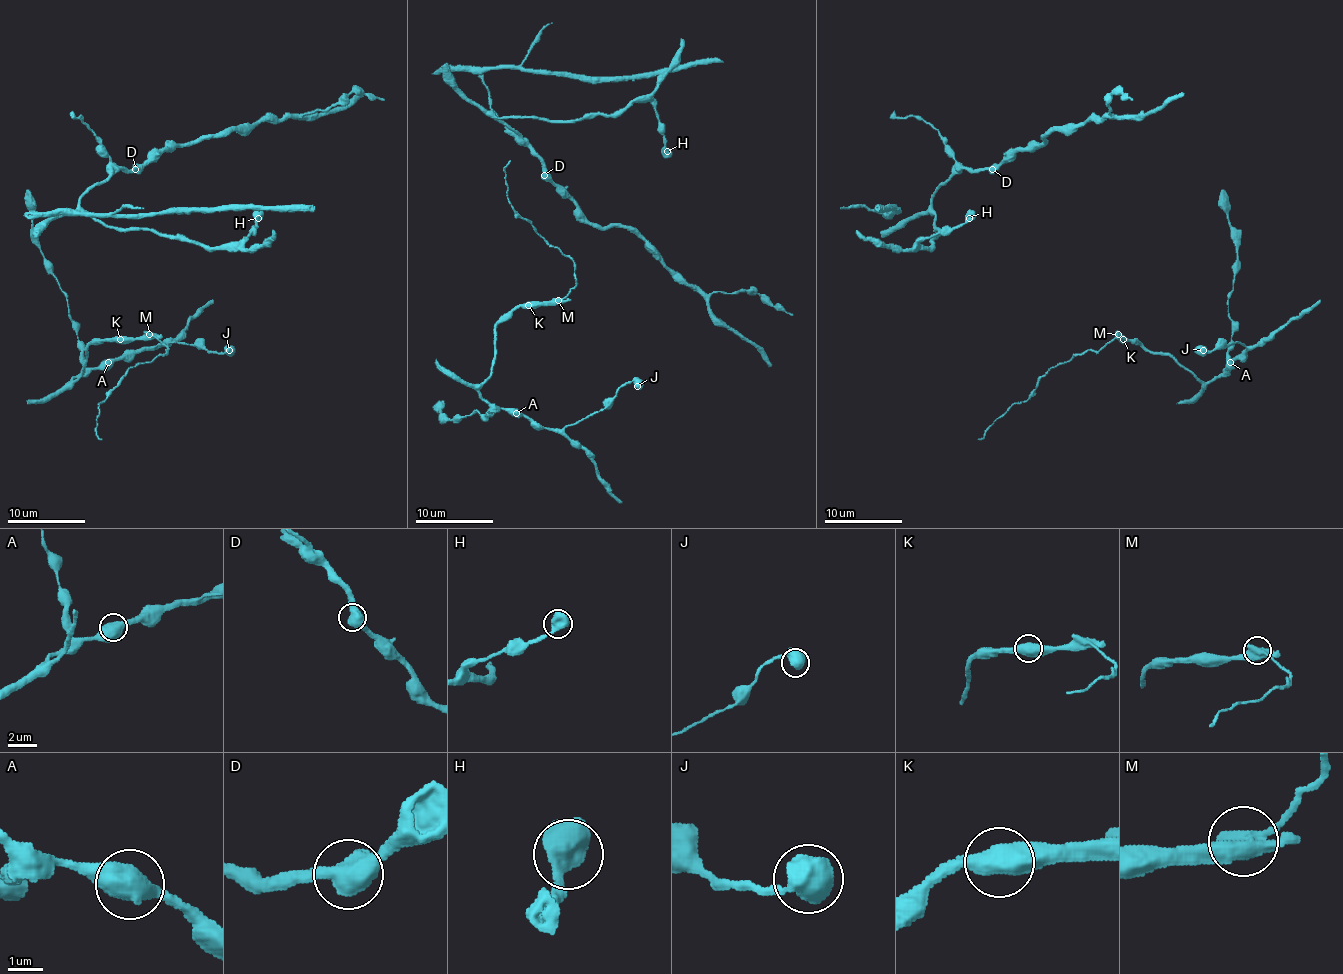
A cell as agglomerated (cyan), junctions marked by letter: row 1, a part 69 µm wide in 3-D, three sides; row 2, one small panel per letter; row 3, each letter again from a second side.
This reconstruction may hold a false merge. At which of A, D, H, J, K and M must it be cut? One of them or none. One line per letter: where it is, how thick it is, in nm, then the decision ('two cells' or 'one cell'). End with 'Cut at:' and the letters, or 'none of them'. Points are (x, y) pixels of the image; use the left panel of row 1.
A: place (108, 362); calibre 550 nm; one cell
D: place (135, 169); calibre 600 nm; one cell
H: place (258, 218); calibre 600 nm; one cell
J: place (229, 350); calibre 600 nm; one cell
K: place (120, 339); calibre 550 nm; one cell
M: place (149, 334); calibre 600 nm; two cells
Cut at: M

